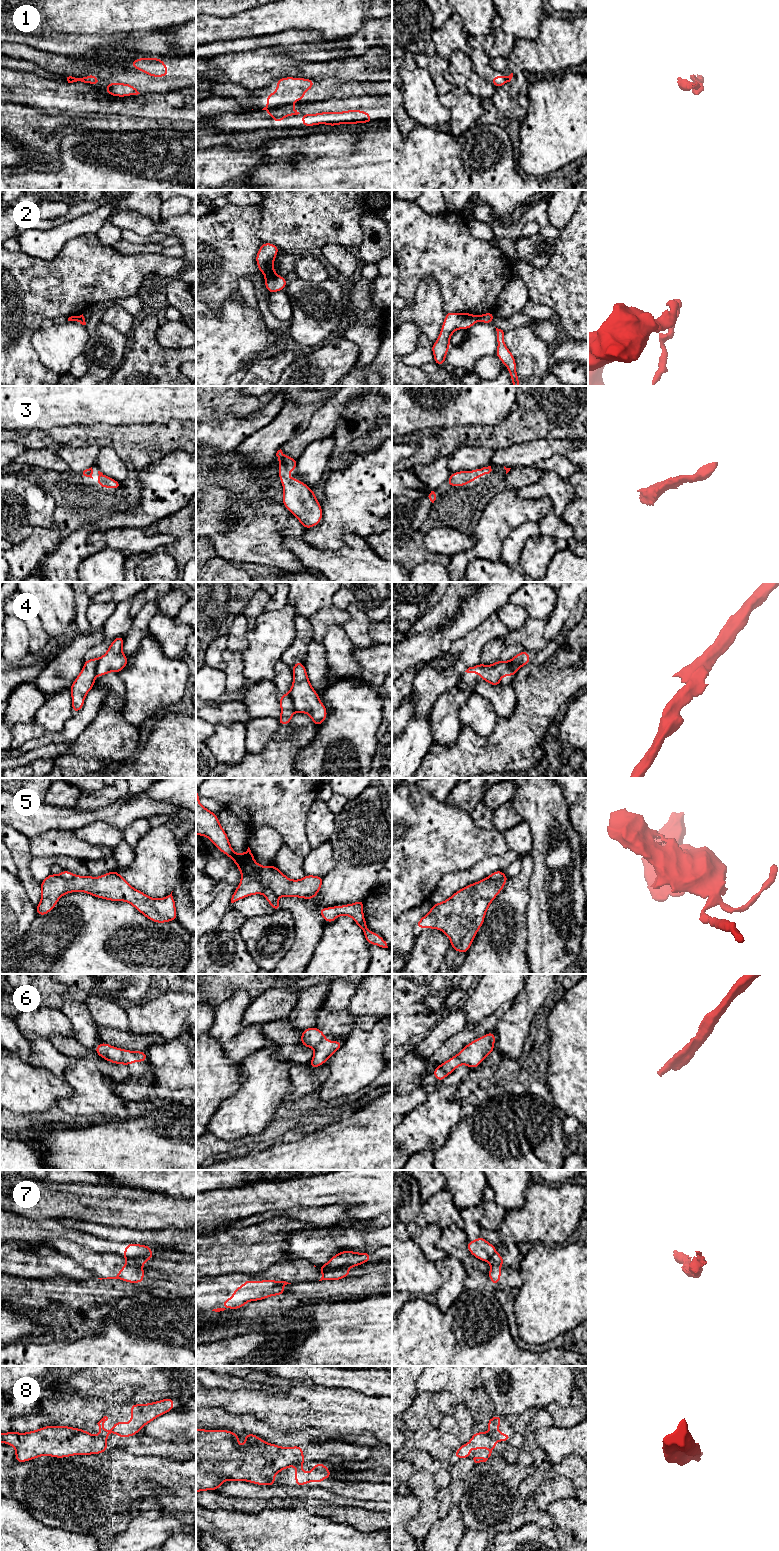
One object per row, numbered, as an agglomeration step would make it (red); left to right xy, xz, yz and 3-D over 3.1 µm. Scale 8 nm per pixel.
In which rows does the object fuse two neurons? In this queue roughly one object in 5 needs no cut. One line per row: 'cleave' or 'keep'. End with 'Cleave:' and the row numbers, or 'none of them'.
1: cleave
2: cleave
3: keep
4: cleave
5: cleave
6: keep
7: cleave
8: cleave
Cleave: 1, 2, 4, 5, 7, 8

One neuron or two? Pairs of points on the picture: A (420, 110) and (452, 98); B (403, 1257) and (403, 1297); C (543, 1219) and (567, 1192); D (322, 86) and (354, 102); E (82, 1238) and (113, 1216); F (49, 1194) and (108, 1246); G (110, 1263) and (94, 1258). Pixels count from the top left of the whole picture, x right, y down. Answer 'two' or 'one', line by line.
A: two
B: two
C: one
D: two
E: two
F: two
G: one

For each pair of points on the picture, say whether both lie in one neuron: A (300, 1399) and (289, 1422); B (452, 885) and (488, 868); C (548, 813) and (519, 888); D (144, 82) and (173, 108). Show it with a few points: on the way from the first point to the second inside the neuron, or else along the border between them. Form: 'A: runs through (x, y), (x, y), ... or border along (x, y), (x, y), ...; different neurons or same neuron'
A: runs through (294, 1405), (289, 1410), (289, 1416); same neuron
B: runs through (461, 879), (479, 871); same neuron
C: border along (527, 853), (532, 862), (530, 880); different neurons
D: border along (179, 89), (133, 95); different neurons

